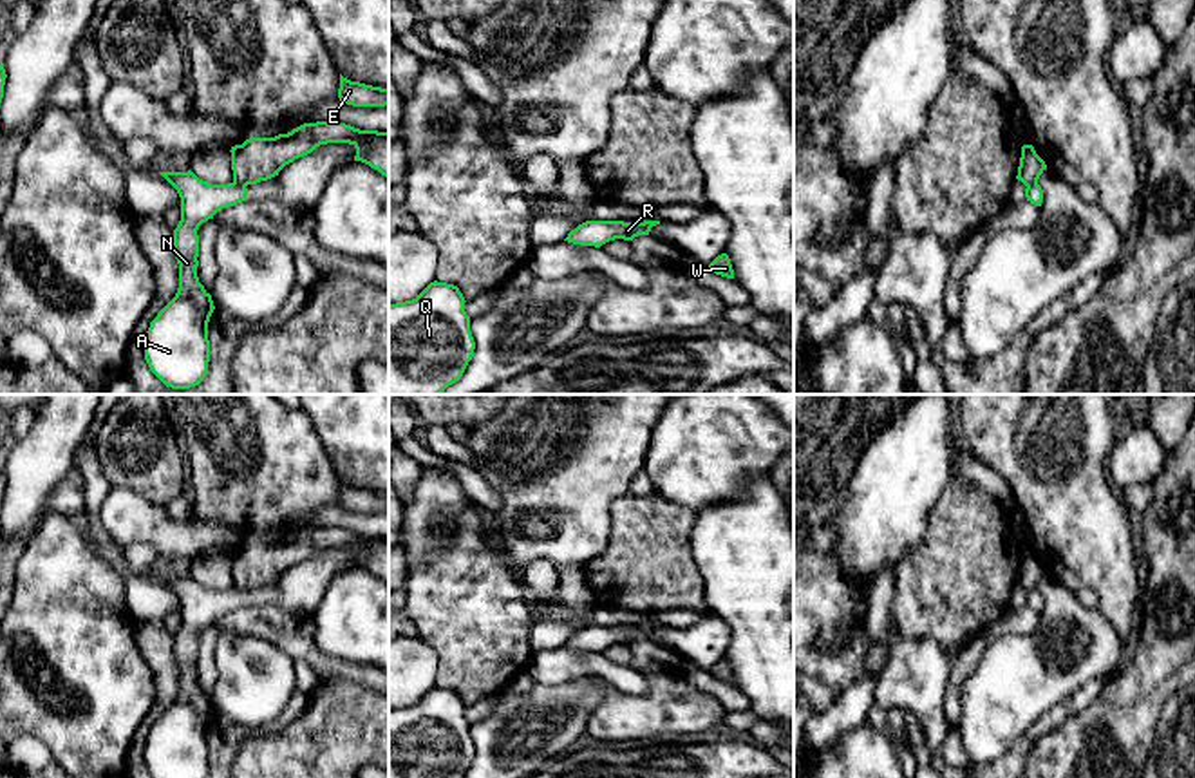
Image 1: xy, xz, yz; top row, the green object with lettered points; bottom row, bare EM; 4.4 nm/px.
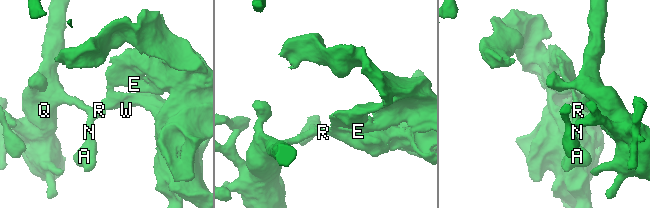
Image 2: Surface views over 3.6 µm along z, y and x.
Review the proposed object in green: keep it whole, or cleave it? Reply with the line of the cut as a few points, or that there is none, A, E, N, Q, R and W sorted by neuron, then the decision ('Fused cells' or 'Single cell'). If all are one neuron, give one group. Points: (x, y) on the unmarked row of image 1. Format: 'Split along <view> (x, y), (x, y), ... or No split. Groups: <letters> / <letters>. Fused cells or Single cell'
Split along xy (234, 587), (244, 592). Groups: A N Q R / E W. Fused cells

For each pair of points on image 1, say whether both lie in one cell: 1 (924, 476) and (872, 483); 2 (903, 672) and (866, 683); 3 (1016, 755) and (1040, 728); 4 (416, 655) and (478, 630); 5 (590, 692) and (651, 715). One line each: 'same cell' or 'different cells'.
1: same cell
2: different cells
3: same cell
4: different cells
5: different cells

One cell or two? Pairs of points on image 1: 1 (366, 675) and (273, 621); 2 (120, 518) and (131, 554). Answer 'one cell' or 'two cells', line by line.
1: one cell
2: two cells

